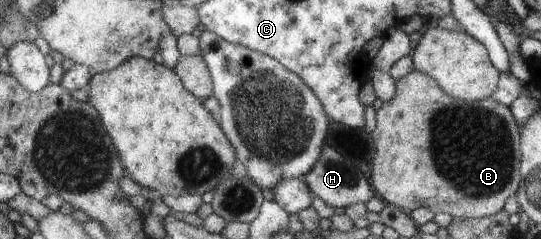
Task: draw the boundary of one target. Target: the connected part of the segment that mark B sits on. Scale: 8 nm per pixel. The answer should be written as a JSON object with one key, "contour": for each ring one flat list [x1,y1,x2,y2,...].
{"contour":[[417,70,409,72,400,80,394,82,396,94,395,97,388,102,382,104,375,113,375,129,369,133,375,148,372,155,370,167,371,177,370,186,374,194,384,203,398,207,404,213,411,213,415,208,426,207,434,214,447,213,451,217,456,218,484,218,503,209,505,200,510,195,515,195,520,182,520,161,522,154,520,152,520,131,517,122,513,119,511,112,507,106,494,102,490,97,477,101,461,101,439,89,439,86,426,75,419,73]]}

